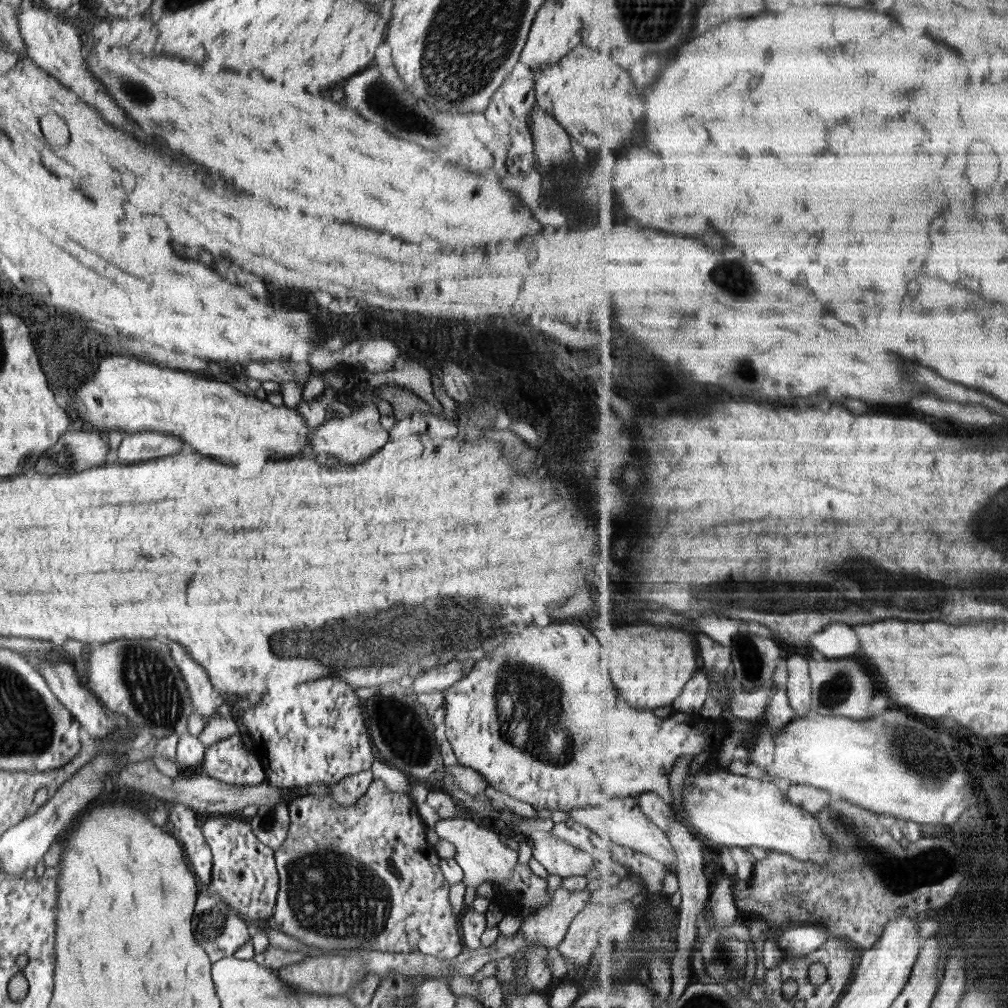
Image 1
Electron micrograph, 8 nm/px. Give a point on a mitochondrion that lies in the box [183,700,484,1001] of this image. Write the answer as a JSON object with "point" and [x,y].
{"point":[332,896]}

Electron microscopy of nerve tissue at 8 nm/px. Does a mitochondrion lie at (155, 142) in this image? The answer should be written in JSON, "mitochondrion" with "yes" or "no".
{"mitochondrion":"no"}

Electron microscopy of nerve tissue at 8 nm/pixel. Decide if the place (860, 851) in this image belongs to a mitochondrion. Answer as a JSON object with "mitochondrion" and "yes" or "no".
{"mitochondrion":"yes"}

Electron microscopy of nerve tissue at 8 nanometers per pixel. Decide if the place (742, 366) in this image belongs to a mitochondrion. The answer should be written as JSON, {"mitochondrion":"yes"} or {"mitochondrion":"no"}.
{"mitochondrion":"yes"}

